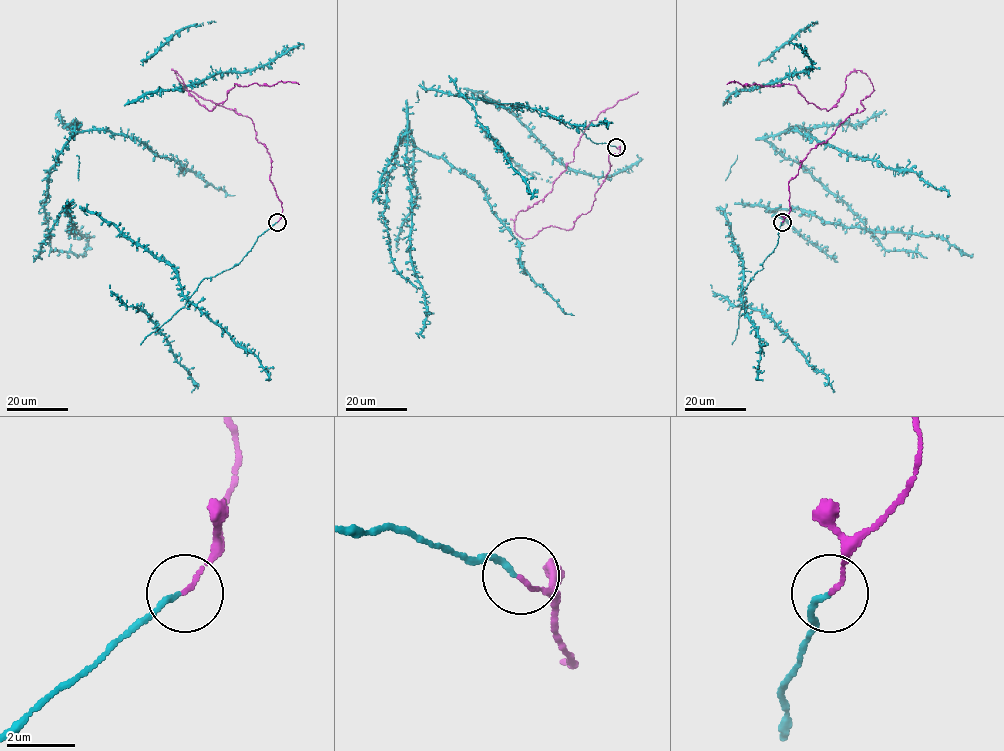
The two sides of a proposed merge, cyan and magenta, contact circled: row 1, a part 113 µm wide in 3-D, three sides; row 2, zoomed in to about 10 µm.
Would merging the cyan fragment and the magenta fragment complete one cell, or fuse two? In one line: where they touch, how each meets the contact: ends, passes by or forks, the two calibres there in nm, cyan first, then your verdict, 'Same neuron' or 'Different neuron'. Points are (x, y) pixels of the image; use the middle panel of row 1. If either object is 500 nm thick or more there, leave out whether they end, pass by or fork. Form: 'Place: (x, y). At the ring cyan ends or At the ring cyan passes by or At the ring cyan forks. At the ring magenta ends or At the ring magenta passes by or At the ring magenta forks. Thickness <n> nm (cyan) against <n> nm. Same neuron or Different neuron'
Place: (616, 147). At the ring cyan ends. At the ring magenta ends. Thickness 140 nm (cyan) against 110 nm. Same neuron

